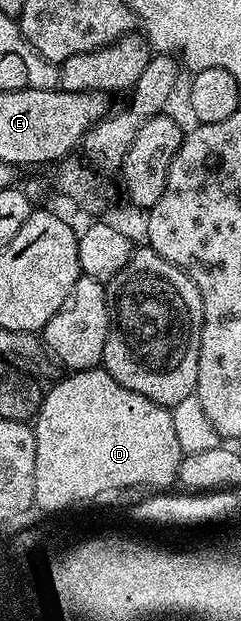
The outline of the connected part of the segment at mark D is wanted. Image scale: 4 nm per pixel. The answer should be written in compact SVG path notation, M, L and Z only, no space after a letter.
M103 367L72 371L64 376L68 377L43 394L40 412L34 418L34 491L42 491L44 505L68 505L69 499L89 497L94 491L108 489L109 483L166 481L172 485L177 480L182 454L178 435L174 435L171 408L122 387Z

